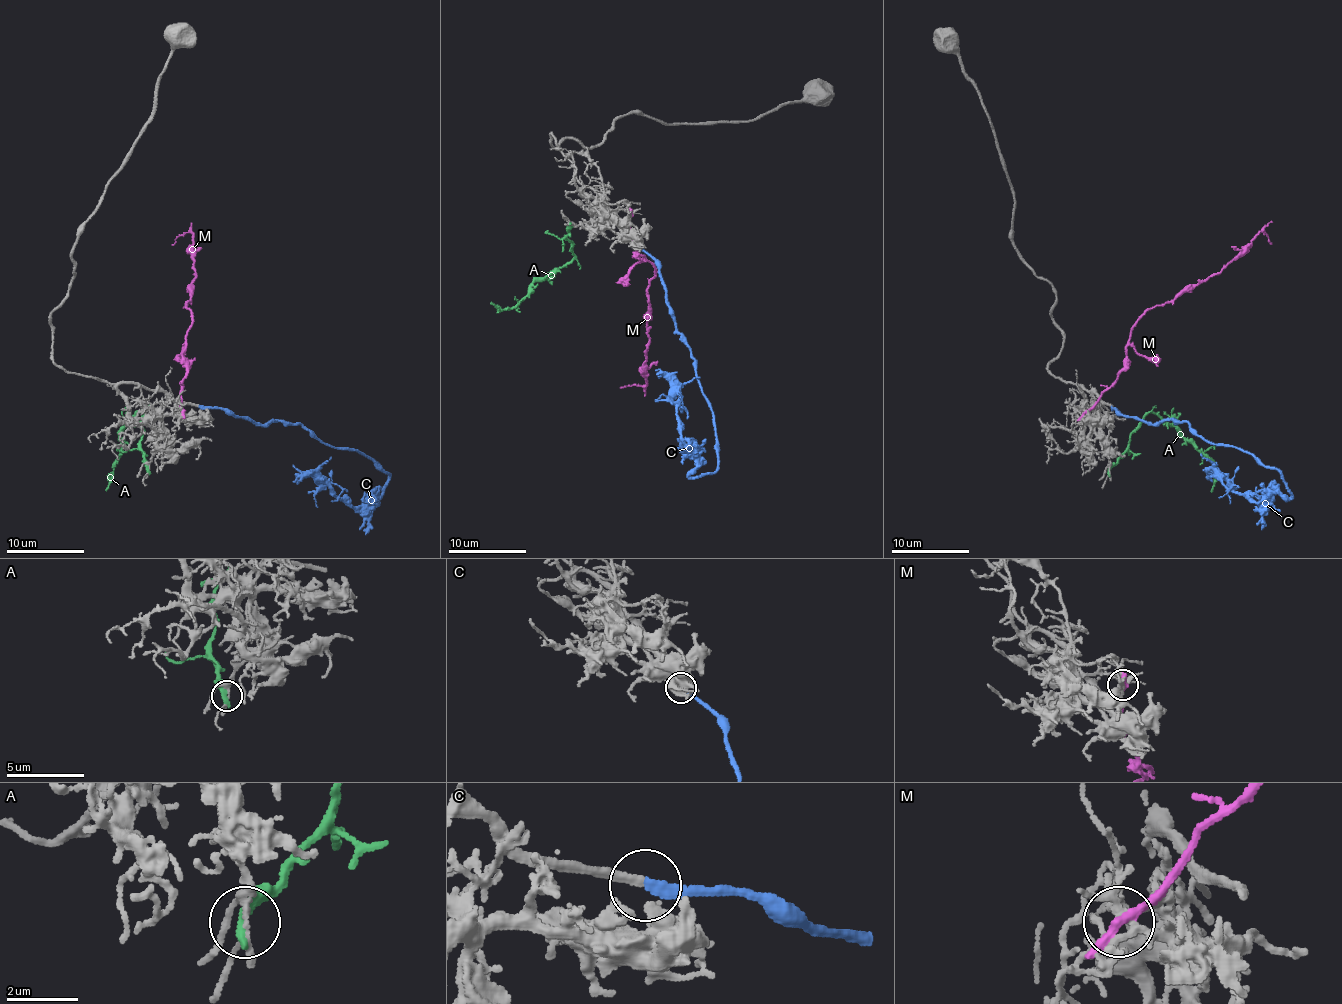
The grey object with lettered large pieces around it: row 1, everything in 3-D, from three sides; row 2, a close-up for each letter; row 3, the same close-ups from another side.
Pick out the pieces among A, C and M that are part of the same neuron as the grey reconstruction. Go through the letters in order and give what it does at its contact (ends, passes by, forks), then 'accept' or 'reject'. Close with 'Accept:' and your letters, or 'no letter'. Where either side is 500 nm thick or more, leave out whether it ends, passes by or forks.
A: it ends there; reject
C: it ends there; accept
M: it passes by; reject
Accept: C

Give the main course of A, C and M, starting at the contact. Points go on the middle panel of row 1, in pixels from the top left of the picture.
A: (571, 223), (566, 239), (572, 241), (574, 255), (534, 283), (512, 307), (499, 309), (491, 303)
C: (636, 245), (658, 268), (712, 413), (712, 473), (691, 476), (696, 451), (676, 393)
M: (630, 214), (635, 254), (645, 256), (656, 270), (649, 282), (645, 322), (650, 341), (647, 381), (619, 387)

